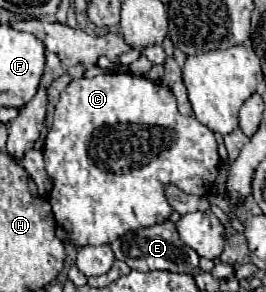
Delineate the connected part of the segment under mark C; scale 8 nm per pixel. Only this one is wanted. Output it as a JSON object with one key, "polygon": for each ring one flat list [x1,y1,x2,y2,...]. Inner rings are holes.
{"polygon":[[103,73,73,79,63,89,55,107,43,157,45,169,53,179,53,191,49,195,53,215,59,227,65,229,69,243,77,247,107,245,129,231,163,223,173,213,173,207,163,195,165,183,175,183,181,191,203,197,219,173,219,153,213,131,193,115,181,115,167,87,133,73]]}

